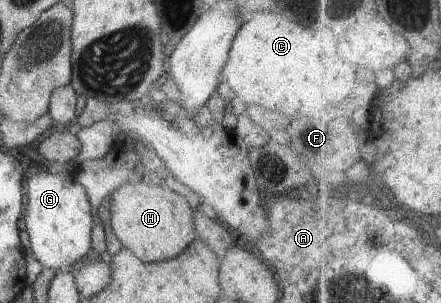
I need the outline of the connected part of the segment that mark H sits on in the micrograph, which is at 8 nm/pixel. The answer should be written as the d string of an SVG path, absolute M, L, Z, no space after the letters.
M122 183L109 194L110 228L120 245L130 250L142 263L174 258L196 238L192 211L184 197L158 185Z

